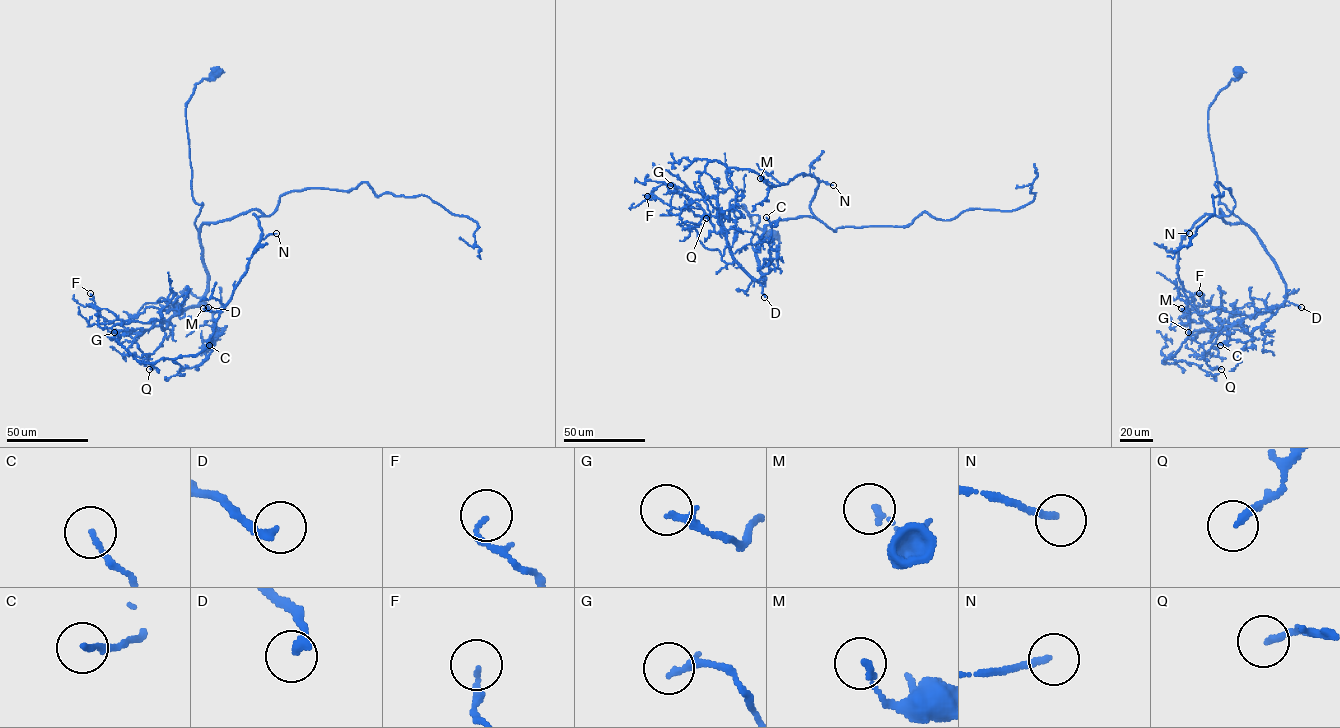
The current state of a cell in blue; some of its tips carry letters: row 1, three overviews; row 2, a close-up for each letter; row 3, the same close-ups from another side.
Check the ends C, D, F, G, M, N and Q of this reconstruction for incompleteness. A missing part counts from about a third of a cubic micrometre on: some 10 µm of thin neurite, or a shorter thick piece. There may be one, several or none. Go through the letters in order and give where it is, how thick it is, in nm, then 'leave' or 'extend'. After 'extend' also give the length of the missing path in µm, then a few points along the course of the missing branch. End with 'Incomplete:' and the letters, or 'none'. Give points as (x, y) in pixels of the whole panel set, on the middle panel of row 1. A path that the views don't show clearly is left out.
C: place (766, 217); calibre 150 nm; leave
D: place (764, 297); calibre 240 nm; leave
F: place (647, 196); calibre 170 nm; leave
G: place (670, 185); calibre 240 nm; leave
M: place (760, 178); calibre 170 nm; leave
N: place (833, 185); calibre 190 nm; extend; missing 20 µm
Q: place (706, 218); calibre 190 nm; leave
Incomplete: N

